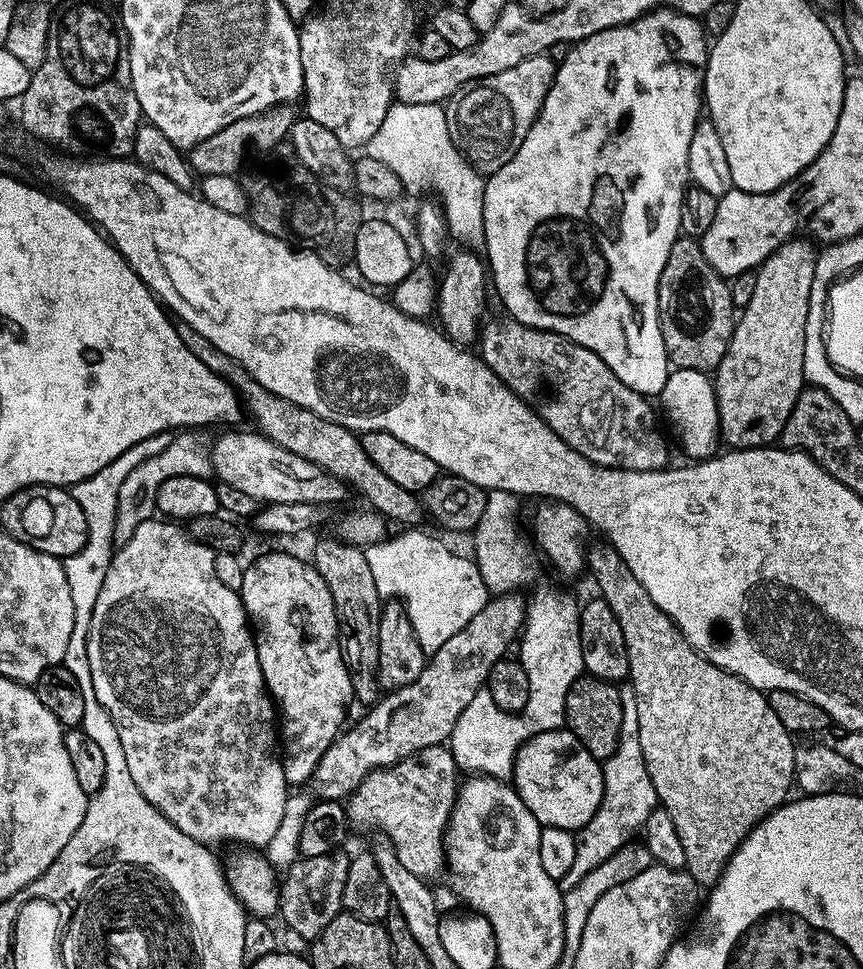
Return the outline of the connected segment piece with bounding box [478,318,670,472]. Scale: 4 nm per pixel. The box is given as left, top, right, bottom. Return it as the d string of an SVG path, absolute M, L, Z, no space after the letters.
M511 318L503 319L489 319L483 325L478 337L478 355L486 366L490 366L490 370L494 370L494 374L498 374L505 386L512 388L518 398L525 400L543 418L546 426L550 426L550 430L554 430L554 434L558 434L566 446L578 450L582 458L603 468L621 468L627 472L659 472L669 467L668 444L660 433L655 410L648 405L651 403L622 383L614 370L610 370L610 366L606 366L606 362L594 354L594 350L575 344L557 332L531 328Z

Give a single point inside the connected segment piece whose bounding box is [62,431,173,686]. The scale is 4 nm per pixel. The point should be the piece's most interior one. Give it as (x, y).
(98, 495)

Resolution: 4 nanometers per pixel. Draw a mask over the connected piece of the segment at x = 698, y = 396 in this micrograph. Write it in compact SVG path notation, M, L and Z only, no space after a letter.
M677 368L669 371L666 386L658 397L664 403L664 412L680 439L680 448L688 455L687 459L699 462L717 455L720 438L720 419L718 418L718 402L716 401L716 385L709 373L698 370Z

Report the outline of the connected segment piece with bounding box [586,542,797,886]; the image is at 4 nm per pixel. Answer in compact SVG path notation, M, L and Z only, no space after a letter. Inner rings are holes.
M607 542L593 543L586 552L586 568L593 580L596 580L602 594L602 599L610 610L614 610L614 618L618 618L618 626L622 626L622 638L626 638L626 654L628 655L628 680L632 689L636 691L638 698L638 742L642 746L642 754L646 762L646 774L650 774L650 782L654 782L654 790L659 807L670 814L674 822L674 830L678 830L678 838L682 842L682 847L686 849L686 871L695 878L697 884L701 886L711 886L716 883L726 862L734 854L734 850L740 848L740 843L747 838L750 830L761 820L765 820L774 809L780 807L789 799L790 793L794 788L794 777L796 774L796 749L793 733L778 722L774 710L770 710L770 702L767 695L761 689L747 684L742 678L714 666L704 659L699 652L695 652L690 646L690 642L676 629L676 624L658 606L654 606L654 598L646 594L642 582L630 574L630 566L622 562L620 555L615 552L612 545Z

